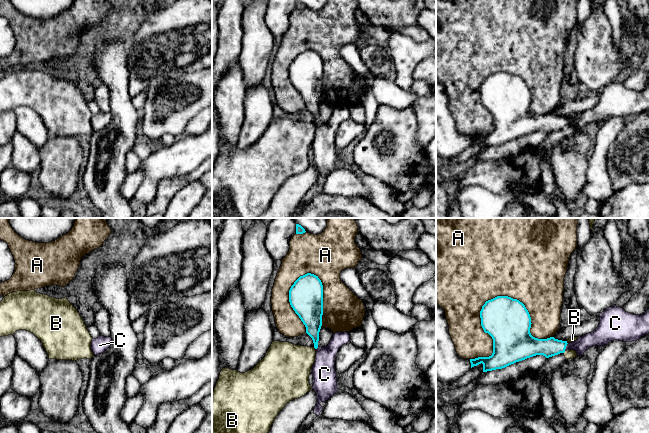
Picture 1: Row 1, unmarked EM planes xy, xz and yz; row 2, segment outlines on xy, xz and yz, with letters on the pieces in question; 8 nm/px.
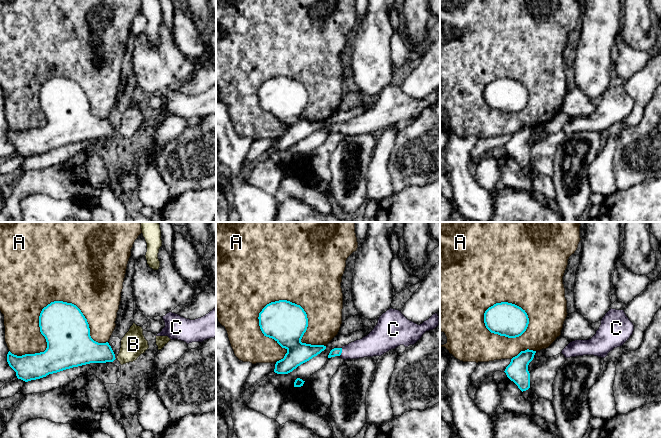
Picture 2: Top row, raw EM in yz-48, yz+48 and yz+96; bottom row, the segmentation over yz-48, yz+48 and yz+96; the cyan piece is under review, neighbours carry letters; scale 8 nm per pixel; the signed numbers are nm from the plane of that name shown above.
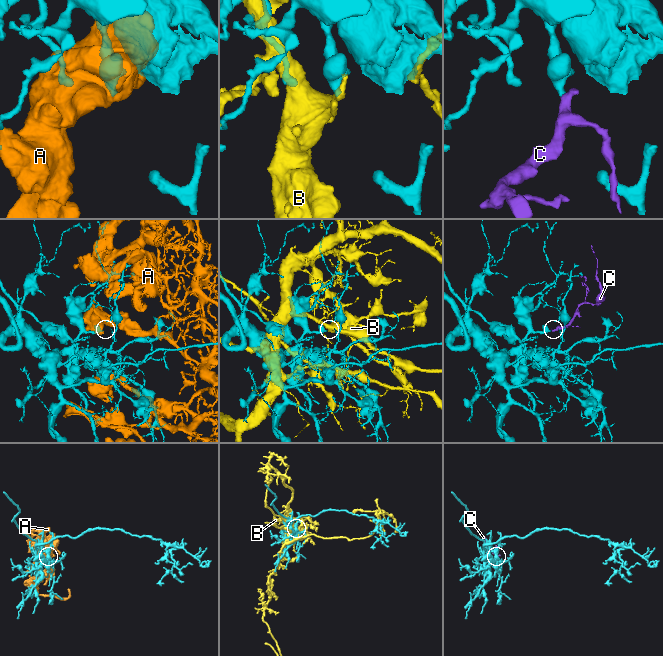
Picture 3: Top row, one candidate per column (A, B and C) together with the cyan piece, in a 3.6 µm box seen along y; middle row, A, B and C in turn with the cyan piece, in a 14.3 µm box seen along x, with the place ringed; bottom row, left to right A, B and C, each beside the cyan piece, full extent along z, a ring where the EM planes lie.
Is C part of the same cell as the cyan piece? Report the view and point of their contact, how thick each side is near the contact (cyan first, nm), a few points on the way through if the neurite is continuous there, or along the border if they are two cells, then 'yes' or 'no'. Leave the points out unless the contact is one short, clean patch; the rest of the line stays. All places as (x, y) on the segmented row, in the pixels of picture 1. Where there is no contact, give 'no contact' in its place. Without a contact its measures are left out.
meets cyan in yz at (565, 347); 150 nm thick on the cyan side, 120 nm on the other; runs through yz (549, 347), (565, 347), (581, 345), (583, 343); yes

